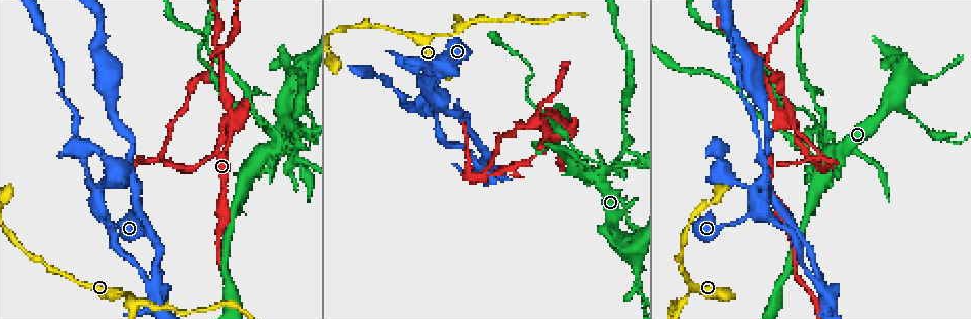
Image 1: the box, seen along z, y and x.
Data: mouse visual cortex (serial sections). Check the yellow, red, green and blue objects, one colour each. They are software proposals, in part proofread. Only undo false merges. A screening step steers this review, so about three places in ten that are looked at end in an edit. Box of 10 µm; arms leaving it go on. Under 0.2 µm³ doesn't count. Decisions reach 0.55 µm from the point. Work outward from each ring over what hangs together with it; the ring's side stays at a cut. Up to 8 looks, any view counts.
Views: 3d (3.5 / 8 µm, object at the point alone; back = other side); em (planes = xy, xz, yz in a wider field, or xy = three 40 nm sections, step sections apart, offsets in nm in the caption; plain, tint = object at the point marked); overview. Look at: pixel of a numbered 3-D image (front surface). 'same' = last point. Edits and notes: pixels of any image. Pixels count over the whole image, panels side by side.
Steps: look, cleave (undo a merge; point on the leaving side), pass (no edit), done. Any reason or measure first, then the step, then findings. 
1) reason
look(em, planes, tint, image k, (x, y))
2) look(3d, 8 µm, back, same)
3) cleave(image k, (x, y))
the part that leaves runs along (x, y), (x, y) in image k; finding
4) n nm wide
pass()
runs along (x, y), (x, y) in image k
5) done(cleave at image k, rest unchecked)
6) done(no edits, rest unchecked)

calibre changes
look(em, xy, step 2, tint, image 1, (758, 182))

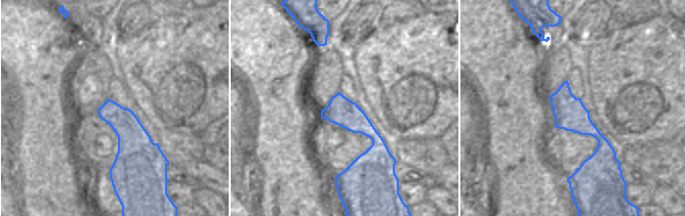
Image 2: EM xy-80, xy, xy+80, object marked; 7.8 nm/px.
see where the arms go
look(3d, 3.5 µm, back, same)

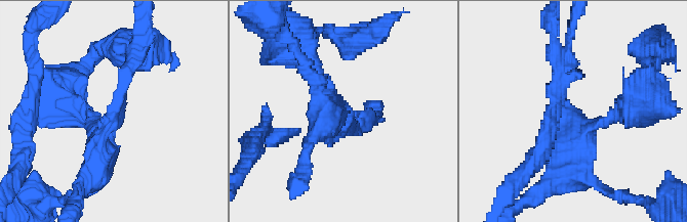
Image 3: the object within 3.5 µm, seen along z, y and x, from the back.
3 arms; arms of 200, 200, 400 nm
pass()
runs along (565, 85), (601, 139), (583, 175) in image 2; continuous, no second cell

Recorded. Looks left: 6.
thick turns thin
look(3d, 3.5 µm, image 1, (477, 164))

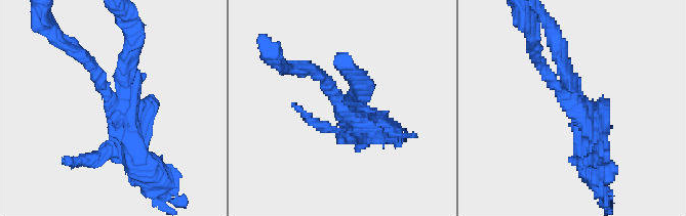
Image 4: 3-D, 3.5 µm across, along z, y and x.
look(em, xy, step 1, tint, image 4, (118, 102))

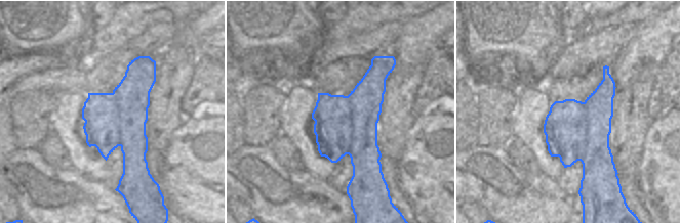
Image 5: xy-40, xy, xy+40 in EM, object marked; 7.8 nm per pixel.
another direction
look(em, xy, step 3, tint, same)

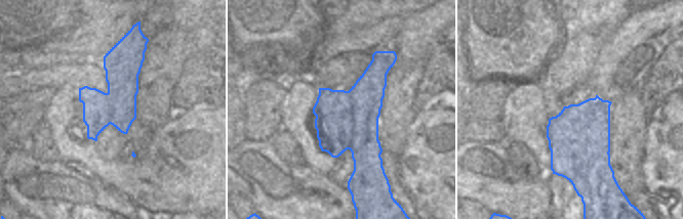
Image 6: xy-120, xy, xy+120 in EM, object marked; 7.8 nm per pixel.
cleave(image 4, (174, 189))
a second cell is stuck on

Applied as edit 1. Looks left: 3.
look(overview)

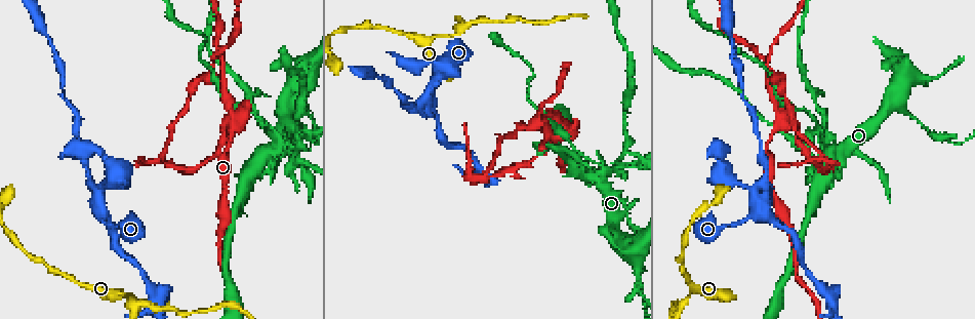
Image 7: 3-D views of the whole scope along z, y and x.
a narrow waist
look(3d, 3.5 µm, back, image 7, (779, 126))

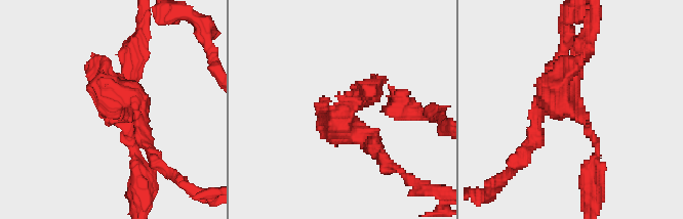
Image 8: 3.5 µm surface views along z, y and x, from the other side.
now the EM
look(em, planes, tint, image 8, (120, 106))

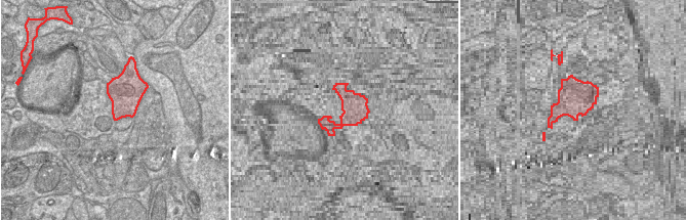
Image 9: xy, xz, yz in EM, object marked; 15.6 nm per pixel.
cleave(image 8, (112, 89))
a second cell is stuck on

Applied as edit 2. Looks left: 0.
done(cleave at image 4, cleave at image 8, rest unchecked)

